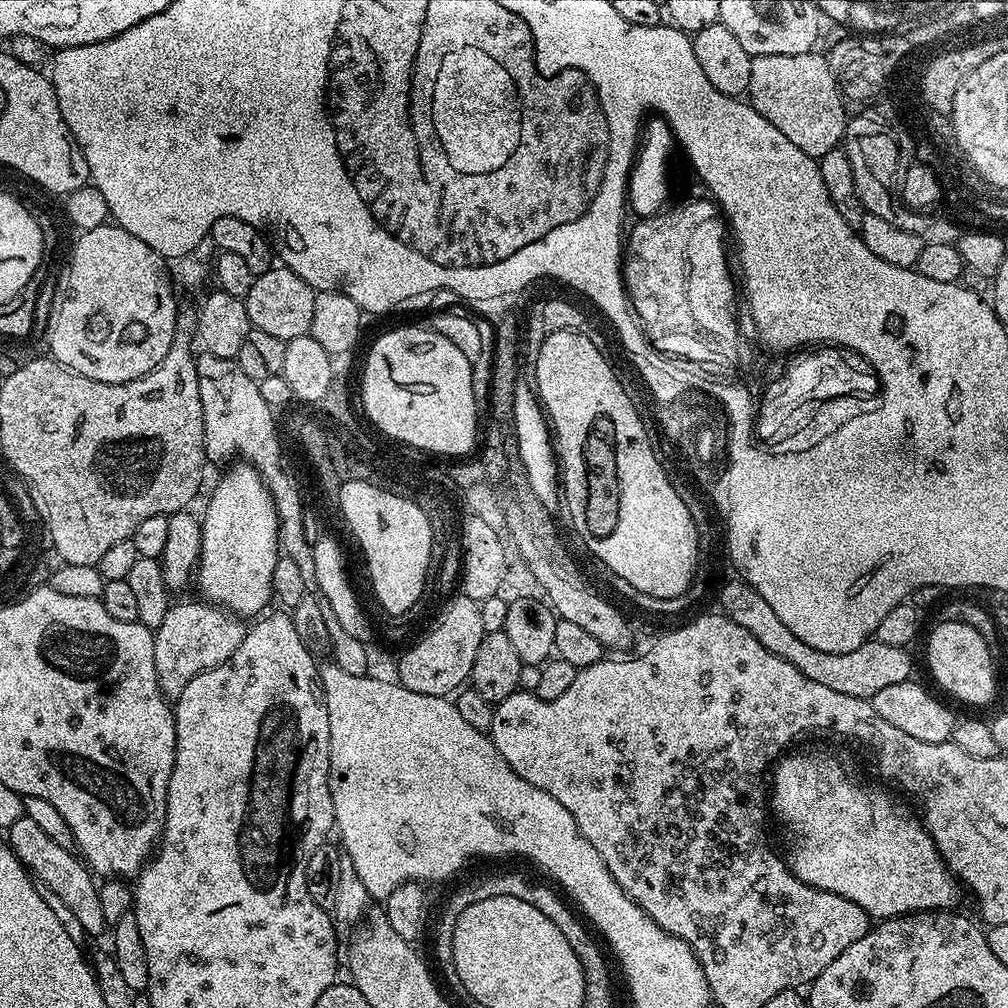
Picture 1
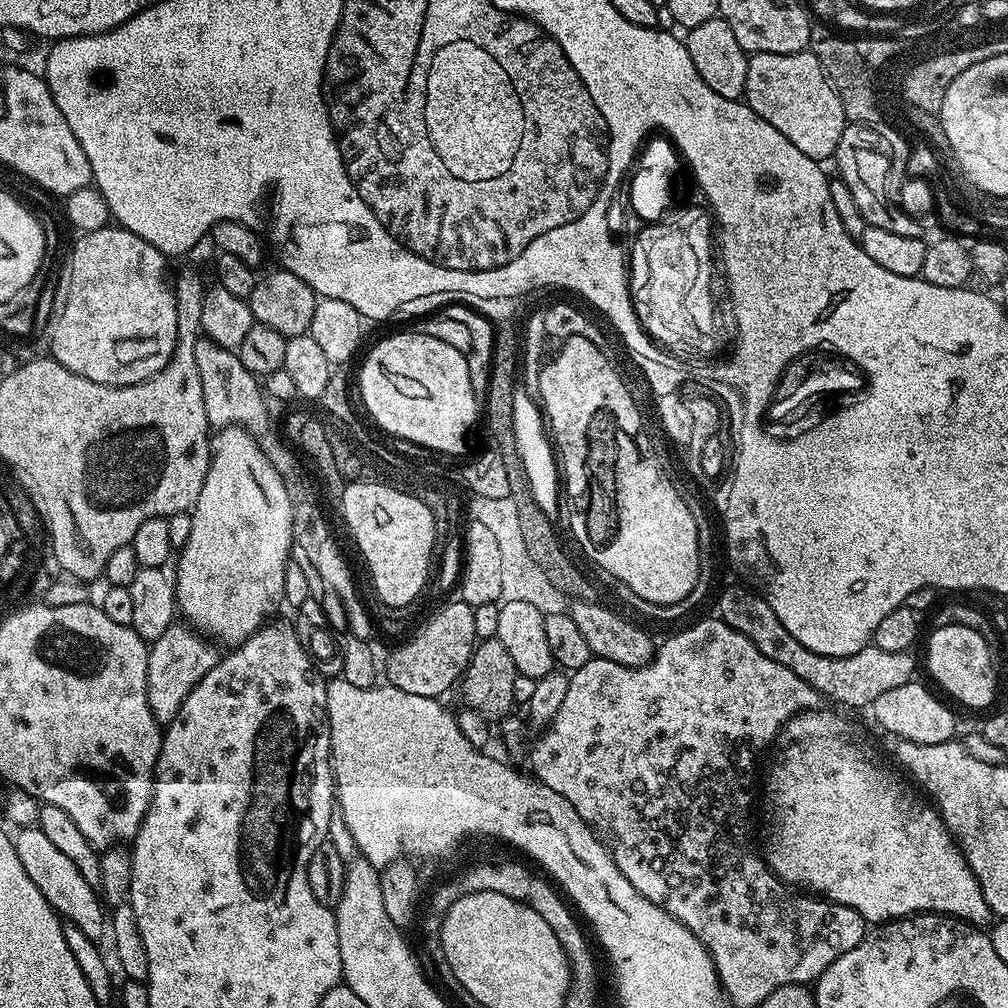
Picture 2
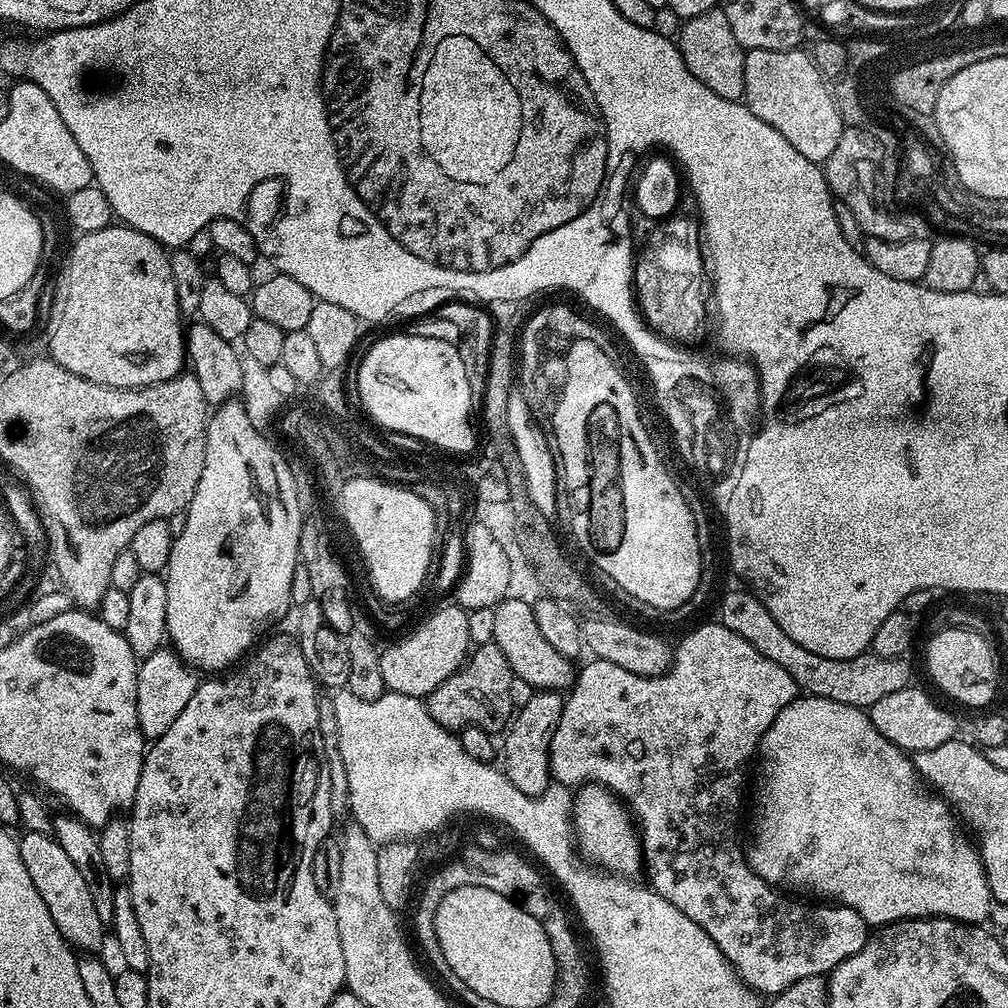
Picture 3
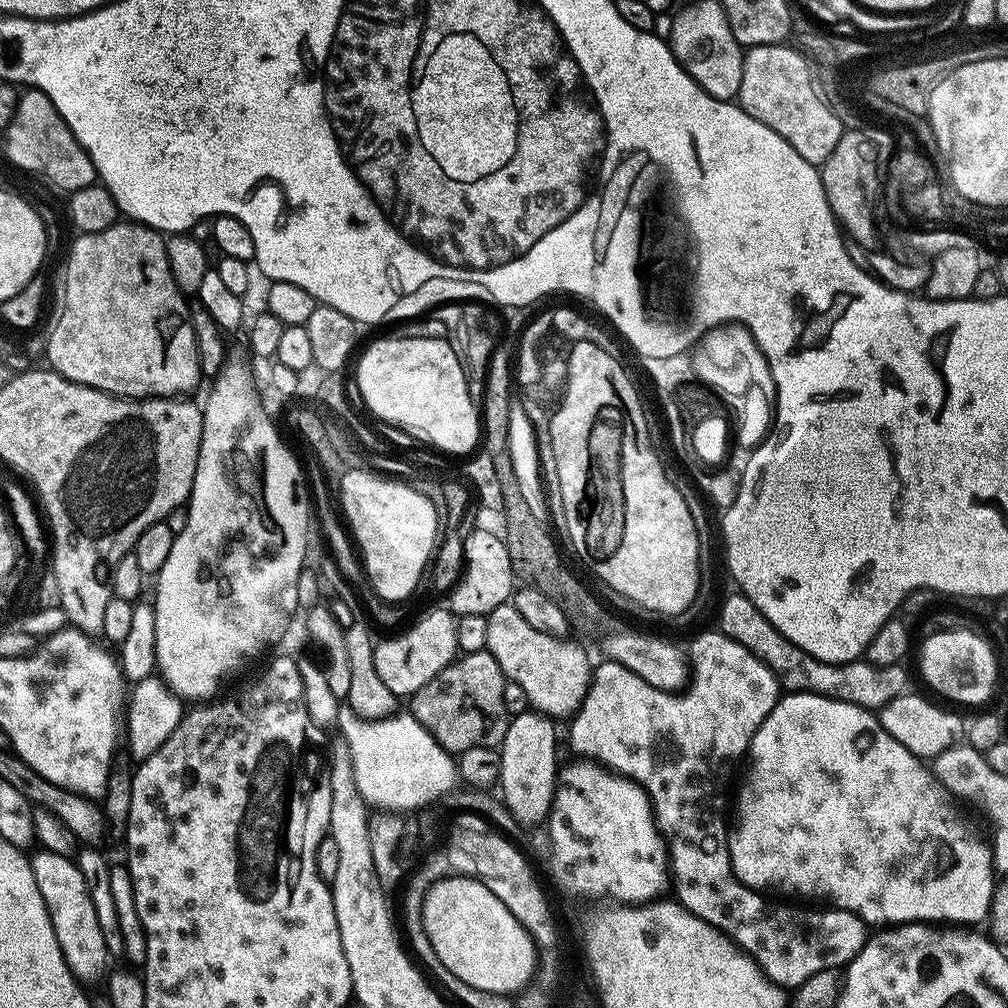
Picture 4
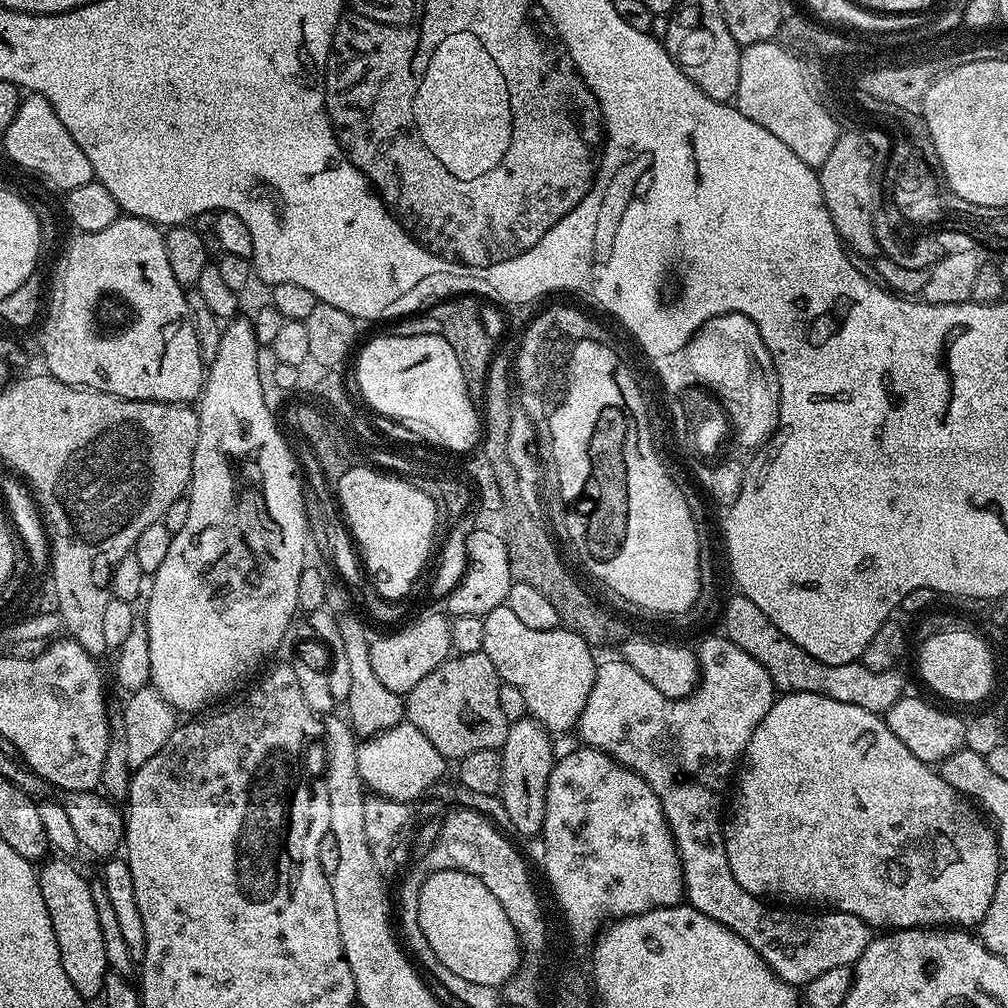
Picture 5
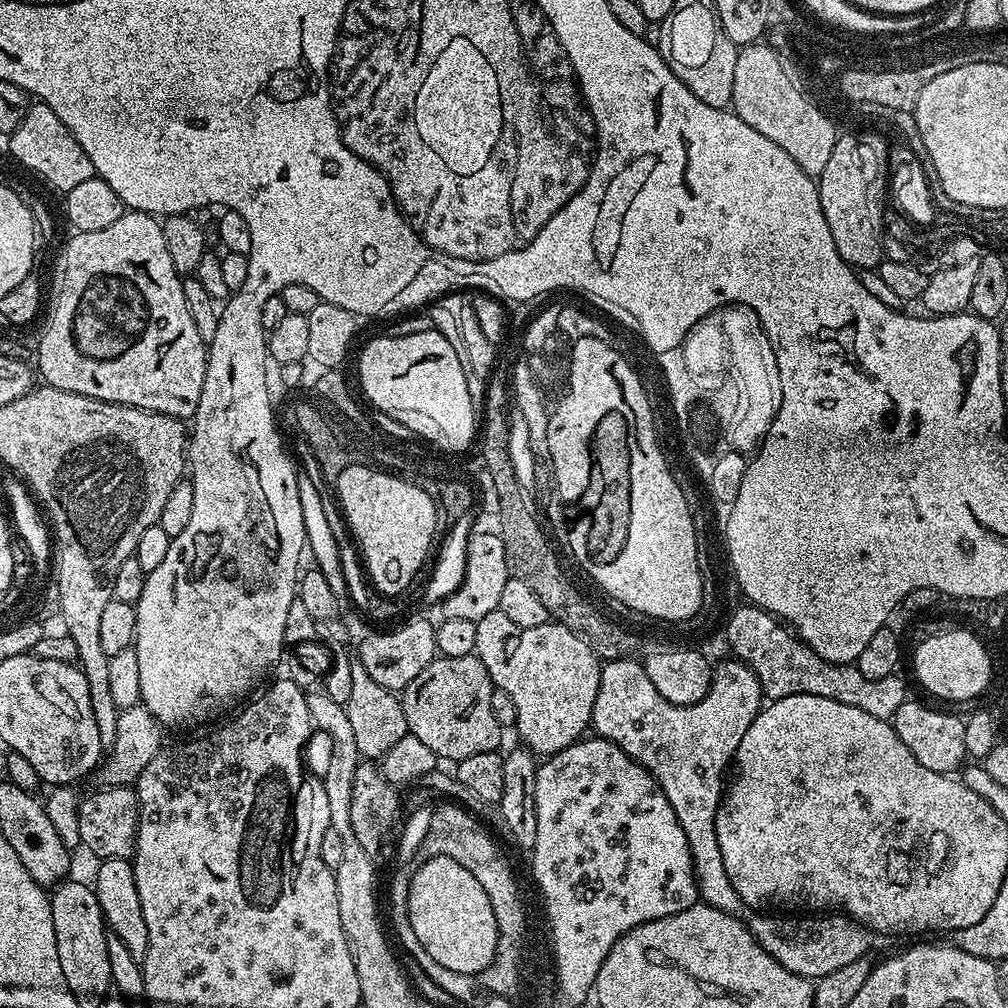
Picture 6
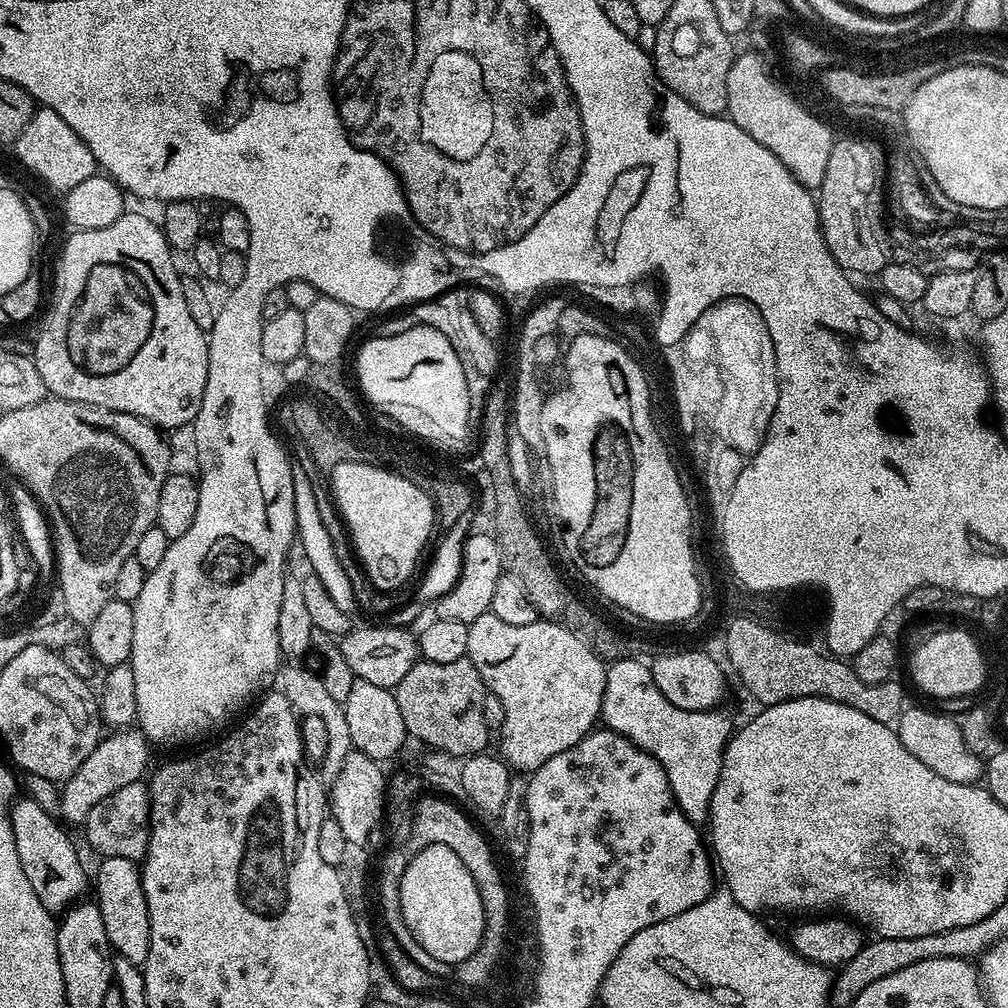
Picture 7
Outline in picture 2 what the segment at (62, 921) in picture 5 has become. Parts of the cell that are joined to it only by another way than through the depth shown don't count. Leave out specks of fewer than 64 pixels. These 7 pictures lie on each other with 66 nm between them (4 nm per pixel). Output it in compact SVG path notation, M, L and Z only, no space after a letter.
M38 826L19 829L15 833L14 843L18 862L22 862L22 870L30 874L30 882L34 882L34 886L42 890L46 902L56 911L61 921L74 923L95 942L102 941L103 936L105 939L106 908L104 912L99 898L96 897L97 889L92 888L90 882L86 882L86 878L82 878L78 866L74 866L74 862L70 862L70 858L66 858L62 850L57 850L54 842L50 842L50 838L46 838L46 834L42 834Z

